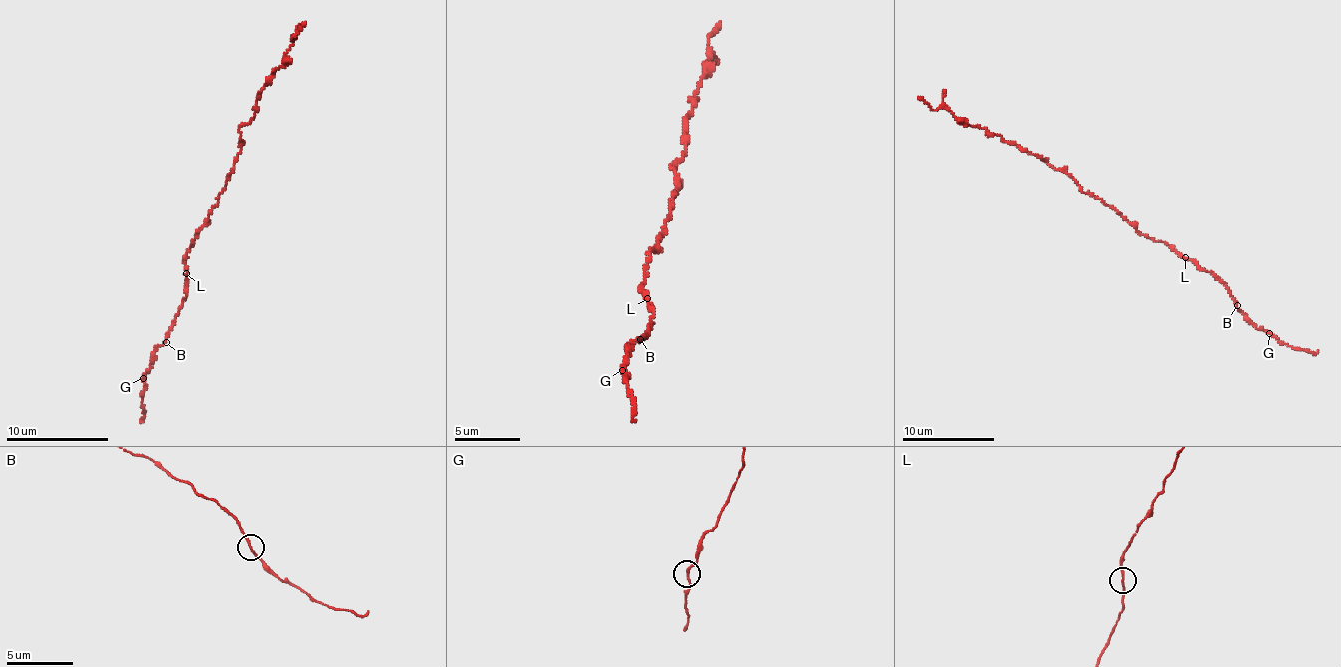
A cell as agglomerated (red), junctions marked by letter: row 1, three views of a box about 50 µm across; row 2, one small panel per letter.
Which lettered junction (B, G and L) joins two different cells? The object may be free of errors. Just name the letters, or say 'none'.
none

